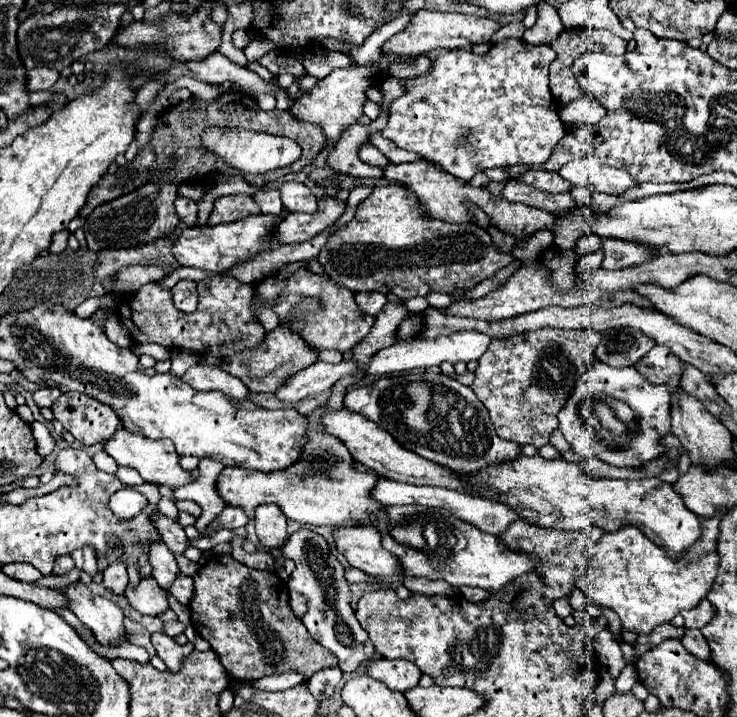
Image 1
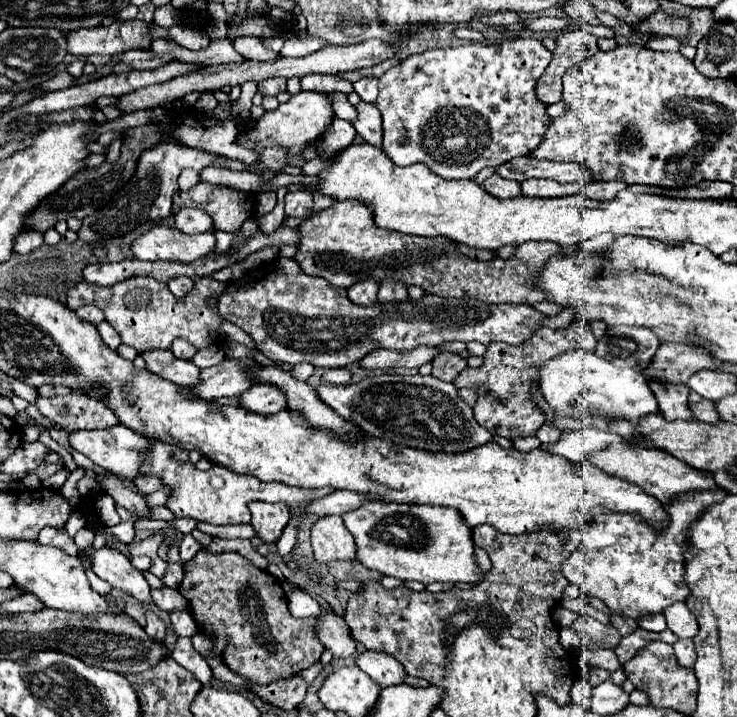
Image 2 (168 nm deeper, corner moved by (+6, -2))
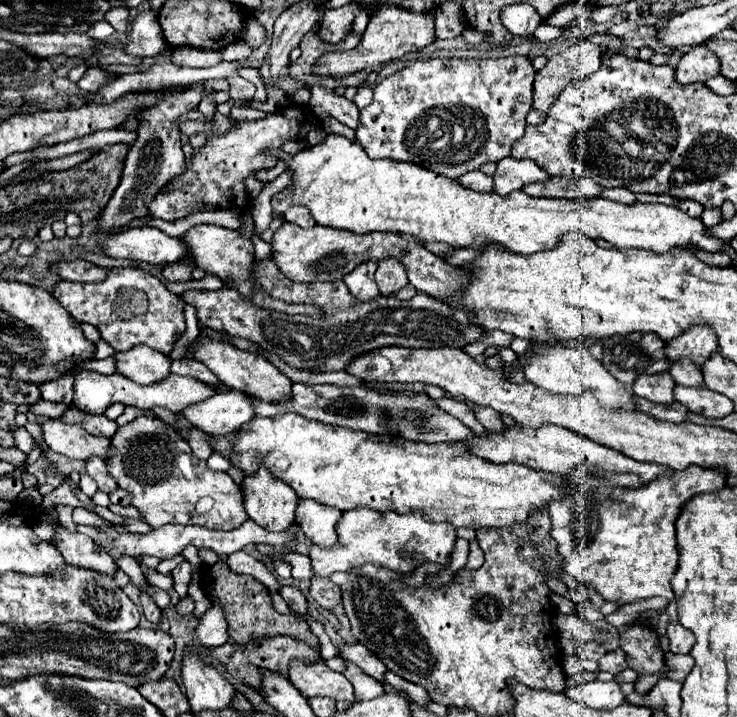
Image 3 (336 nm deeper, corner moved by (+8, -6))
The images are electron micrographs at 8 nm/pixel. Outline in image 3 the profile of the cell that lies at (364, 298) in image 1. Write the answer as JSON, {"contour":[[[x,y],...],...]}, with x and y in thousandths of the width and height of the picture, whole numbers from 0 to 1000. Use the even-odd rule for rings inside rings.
{"contour":[[[494,365],[483,371],[472,385],[467,385],[467,396],[472,399],[475,410],[483,418],[499,421],[513,413],[513,402],[507,393],[507,377],[510,377],[510,365]]]}

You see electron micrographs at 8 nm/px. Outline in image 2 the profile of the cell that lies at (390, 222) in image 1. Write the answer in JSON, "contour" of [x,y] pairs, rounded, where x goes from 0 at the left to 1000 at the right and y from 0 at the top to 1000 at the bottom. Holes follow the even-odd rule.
{"contour":[[[480,279],[453,282],[448,290],[418,301],[407,315],[407,338],[399,363],[410,379],[442,388],[459,402],[472,402],[486,391],[548,391],[551,399],[570,399],[575,407],[589,407],[602,416],[646,416],[654,421],[727,424],[738,421],[733,404],[722,402],[722,382],[738,371],[746,354],[763,349],[752,338],[719,336],[700,344],[695,360],[670,360],[649,365],[621,351],[621,340],[602,332],[551,329],[507,315],[505,296]]]}

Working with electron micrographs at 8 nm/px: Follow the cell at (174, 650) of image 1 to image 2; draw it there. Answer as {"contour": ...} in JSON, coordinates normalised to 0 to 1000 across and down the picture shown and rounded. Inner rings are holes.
{"contour":[[[198,851],[198,884],[201,887],[209,887],[209,893],[223,893],[225,887],[225,870],[223,865],[217,865],[209,854]]]}

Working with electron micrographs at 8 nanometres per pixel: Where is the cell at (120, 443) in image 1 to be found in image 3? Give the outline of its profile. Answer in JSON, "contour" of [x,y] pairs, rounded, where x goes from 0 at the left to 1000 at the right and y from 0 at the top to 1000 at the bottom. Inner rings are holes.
{"contour":[[[60,586],[57,589],[60,616],[79,633],[87,633],[98,642],[119,642],[133,636],[136,642],[149,642],[152,619],[141,608],[125,608],[109,594],[87,591],[84,586]]]}

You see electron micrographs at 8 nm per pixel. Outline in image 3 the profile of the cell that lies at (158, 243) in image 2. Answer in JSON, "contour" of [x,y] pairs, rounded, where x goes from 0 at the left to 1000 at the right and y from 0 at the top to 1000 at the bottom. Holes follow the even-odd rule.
{"contour":[[[176,318],[141,338],[141,351],[152,360],[190,363],[201,368],[242,365],[255,354],[255,343],[244,332],[233,332],[214,318]]]}

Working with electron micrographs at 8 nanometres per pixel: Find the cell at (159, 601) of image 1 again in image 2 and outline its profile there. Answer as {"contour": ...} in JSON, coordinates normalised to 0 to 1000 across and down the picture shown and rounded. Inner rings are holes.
{"contour":[[[152,764],[106,767],[109,775],[122,778],[122,795],[138,809],[149,812],[155,820],[163,820],[182,831],[190,840],[204,840],[204,817],[190,795],[185,795],[176,781]]]}

